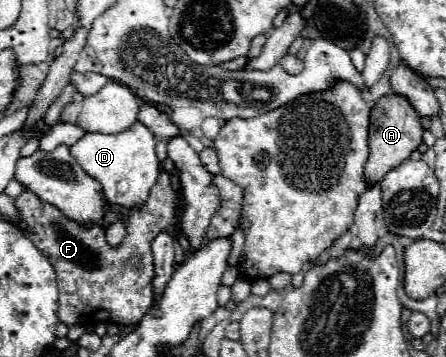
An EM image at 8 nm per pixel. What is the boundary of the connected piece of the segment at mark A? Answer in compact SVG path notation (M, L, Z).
M389 94L375 102L371 110L371 126L369 126L369 158L365 164L365 180L367 186L381 182L381 178L391 170L397 168L403 160L409 158L409 154L421 144L421 122L417 112L411 108L407 98Z

